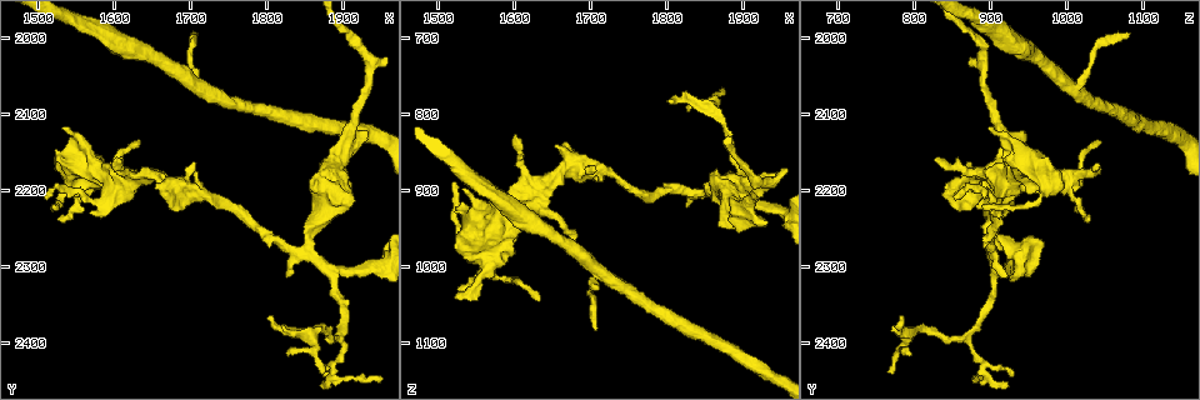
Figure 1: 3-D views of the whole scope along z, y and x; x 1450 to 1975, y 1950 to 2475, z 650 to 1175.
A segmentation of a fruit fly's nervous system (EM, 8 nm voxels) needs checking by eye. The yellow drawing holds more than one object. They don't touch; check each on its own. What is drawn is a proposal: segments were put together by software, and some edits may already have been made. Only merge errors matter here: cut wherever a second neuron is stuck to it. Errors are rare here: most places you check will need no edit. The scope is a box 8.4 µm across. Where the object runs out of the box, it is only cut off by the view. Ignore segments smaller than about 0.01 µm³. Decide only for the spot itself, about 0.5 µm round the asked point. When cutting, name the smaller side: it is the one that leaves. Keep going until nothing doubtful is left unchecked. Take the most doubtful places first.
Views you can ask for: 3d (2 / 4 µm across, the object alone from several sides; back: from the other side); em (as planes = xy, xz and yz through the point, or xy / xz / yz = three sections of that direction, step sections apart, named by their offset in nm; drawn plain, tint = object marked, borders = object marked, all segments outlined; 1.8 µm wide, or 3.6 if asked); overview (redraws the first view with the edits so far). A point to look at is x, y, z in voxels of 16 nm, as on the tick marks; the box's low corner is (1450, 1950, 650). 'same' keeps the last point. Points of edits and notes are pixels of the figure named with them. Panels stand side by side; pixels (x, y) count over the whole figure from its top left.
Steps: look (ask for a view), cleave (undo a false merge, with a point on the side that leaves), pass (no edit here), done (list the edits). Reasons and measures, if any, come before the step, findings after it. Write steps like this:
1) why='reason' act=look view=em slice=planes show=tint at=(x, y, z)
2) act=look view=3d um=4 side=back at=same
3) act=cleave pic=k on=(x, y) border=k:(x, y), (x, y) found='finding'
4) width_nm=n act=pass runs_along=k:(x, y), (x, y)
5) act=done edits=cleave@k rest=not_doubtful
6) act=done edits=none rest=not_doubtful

why='abrupt turn' act=look view=3d um=4 at=(1885, 2445, 890)

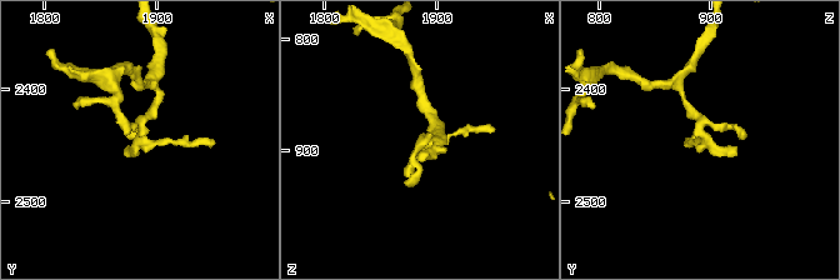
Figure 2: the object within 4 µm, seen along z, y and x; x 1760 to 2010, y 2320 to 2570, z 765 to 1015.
act=look view=em slice=planes show=tint at=(1886, 2438, 892)

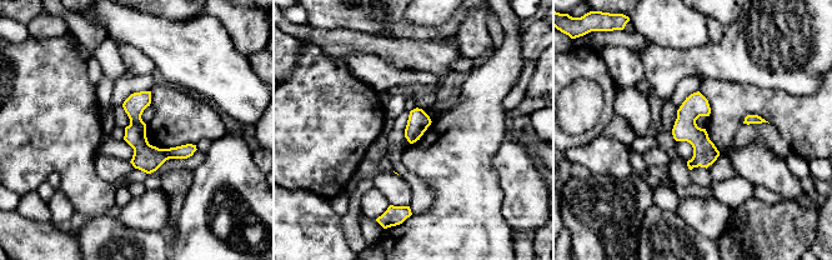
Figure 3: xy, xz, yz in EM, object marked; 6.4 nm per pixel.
act=pass runs_along=3:(126, 104), (151, 153), (193, 148) found='one neuron here'

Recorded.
why='sharp bend' act=look view=em slice=planes show=tint at=(1710, 2065, 1010)

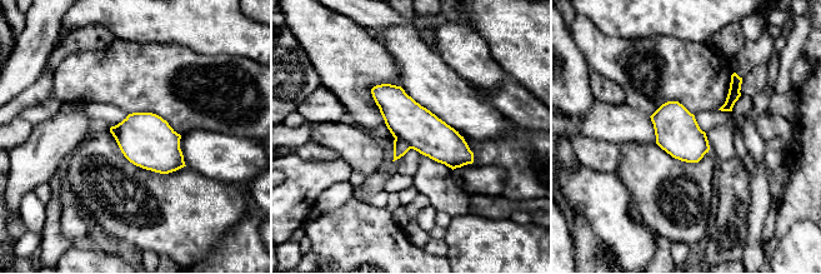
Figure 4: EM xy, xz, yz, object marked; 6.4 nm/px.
act=cleave pic=4 on=(400, 148) found='two neurons meet here'

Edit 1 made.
why='a fork' act=look view=3d um=2 at=(1570, 2195, 1005)

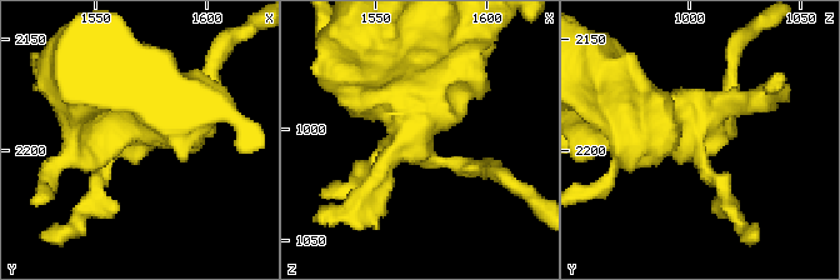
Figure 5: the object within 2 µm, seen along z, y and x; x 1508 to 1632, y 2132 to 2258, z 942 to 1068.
why='need the tissue' act=look view=em slice=xy step=4 show=tint at=(1568, 2190, 1005)

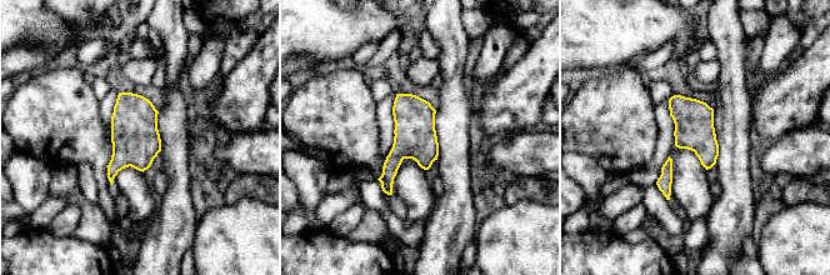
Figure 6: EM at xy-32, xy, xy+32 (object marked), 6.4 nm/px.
width_nm=260 act=pass found='continuous, no second neuron'

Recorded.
act=done edits=cleave@4 rest=not_doubtful

